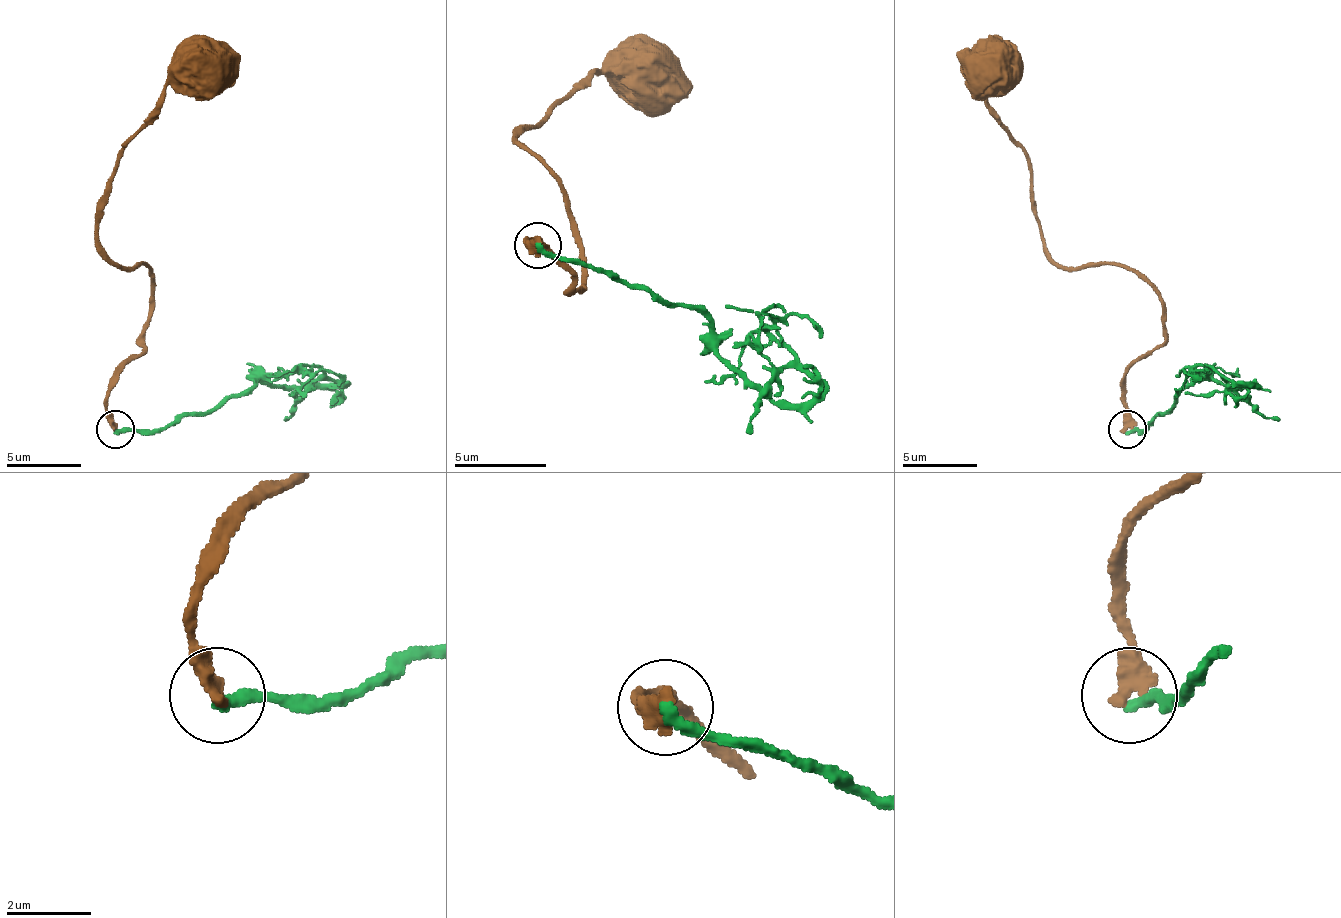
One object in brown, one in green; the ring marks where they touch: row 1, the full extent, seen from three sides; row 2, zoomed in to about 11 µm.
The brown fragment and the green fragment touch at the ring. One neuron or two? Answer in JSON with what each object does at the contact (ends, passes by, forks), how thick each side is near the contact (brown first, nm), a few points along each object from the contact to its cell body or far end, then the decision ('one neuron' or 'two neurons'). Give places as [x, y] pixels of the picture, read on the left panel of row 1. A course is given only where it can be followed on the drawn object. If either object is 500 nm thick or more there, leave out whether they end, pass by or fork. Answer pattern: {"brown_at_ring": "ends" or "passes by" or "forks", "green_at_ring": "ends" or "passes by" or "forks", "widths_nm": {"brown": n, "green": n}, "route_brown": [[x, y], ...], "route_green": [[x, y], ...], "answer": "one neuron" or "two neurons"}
{"brown_at_ring": "ends", "green_at_ring": "ends", "widths_nm": {"brown": 440, "green": 280}, "route_brown": [[116, 430], [108, 381], [142, 351], [150, 295], [150, 269], [97, 239], [116, 153], [157, 97], [209, 71]], "route_green": [[116, 430], [161, 430], [187, 415], [206, 415], [273, 374], [310, 366], [340, 389], [329, 407]], "answer": "two neurons"}

